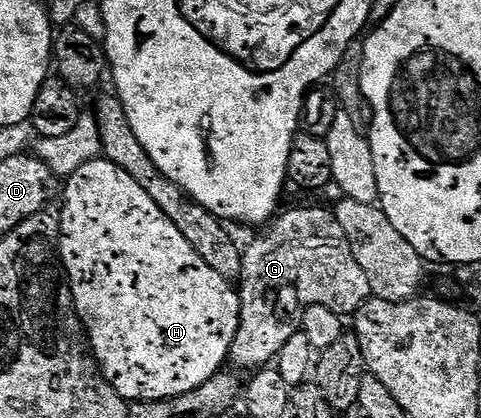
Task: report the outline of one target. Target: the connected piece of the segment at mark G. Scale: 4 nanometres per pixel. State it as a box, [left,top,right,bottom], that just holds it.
[228,207,371,370]

